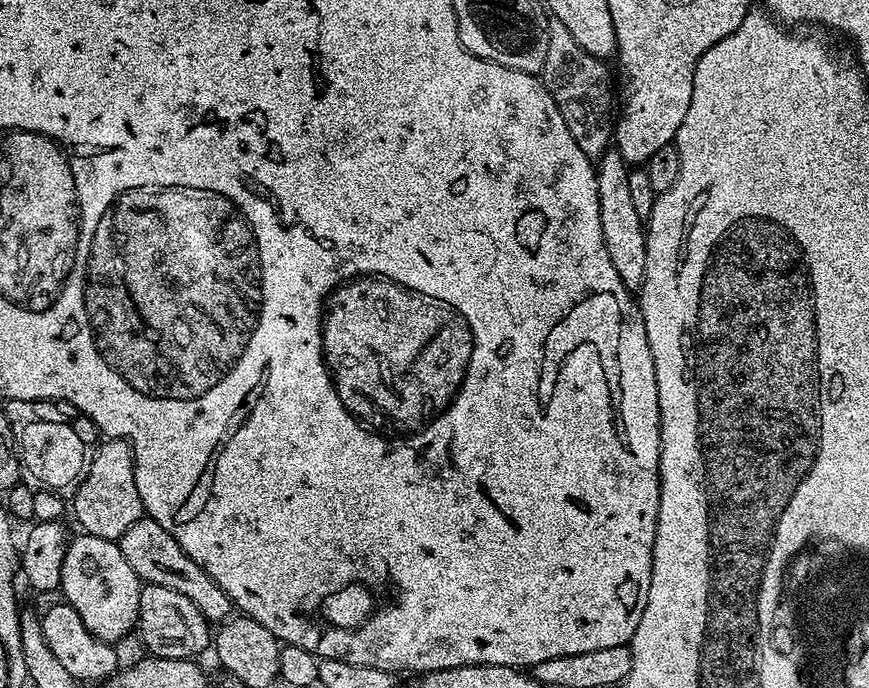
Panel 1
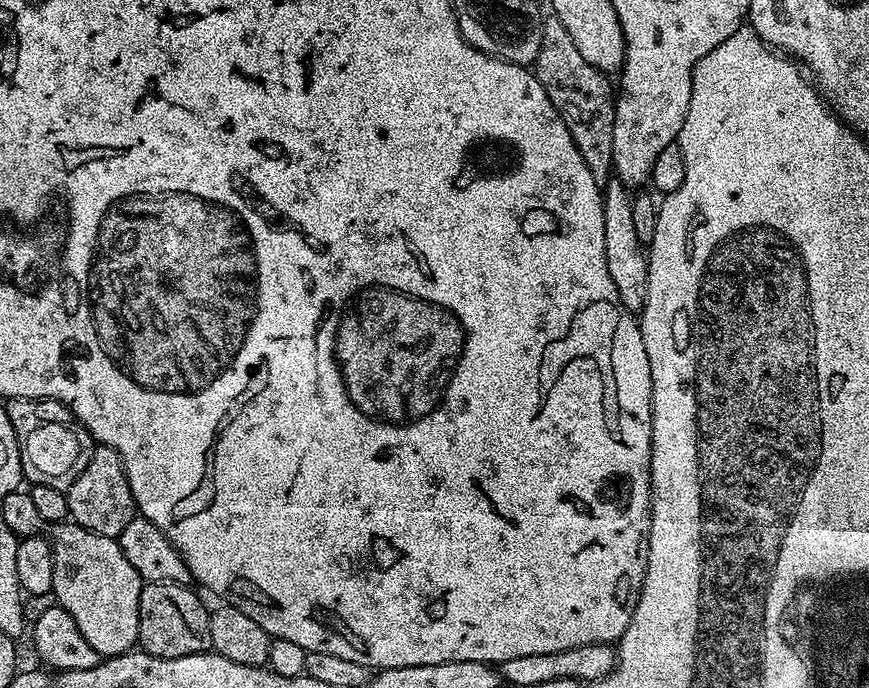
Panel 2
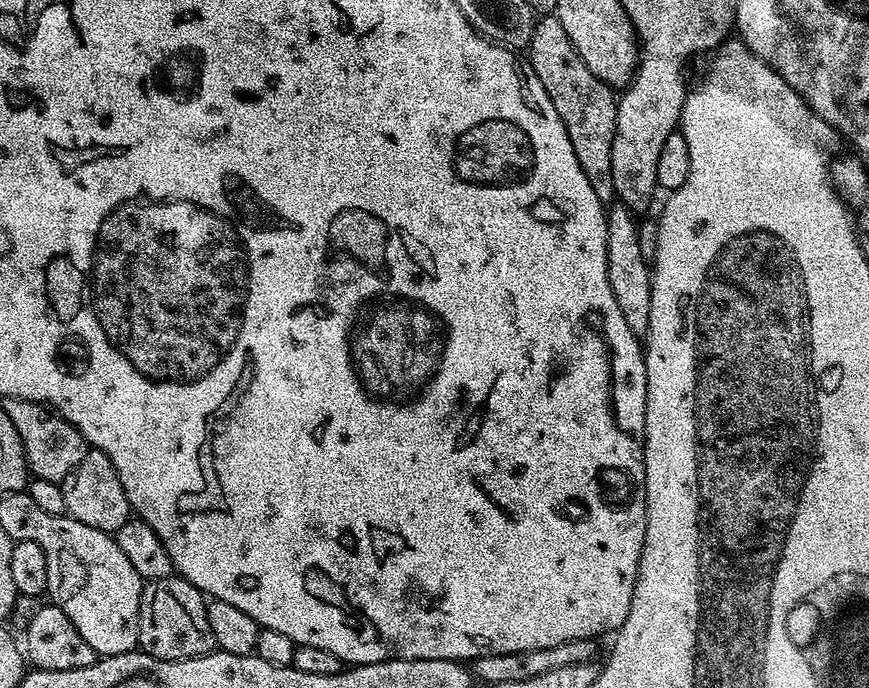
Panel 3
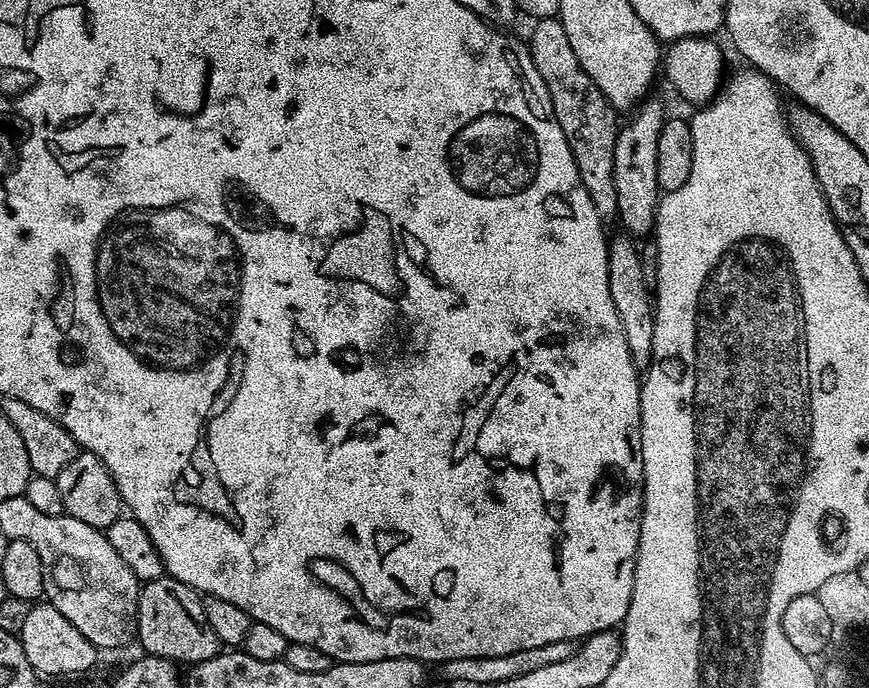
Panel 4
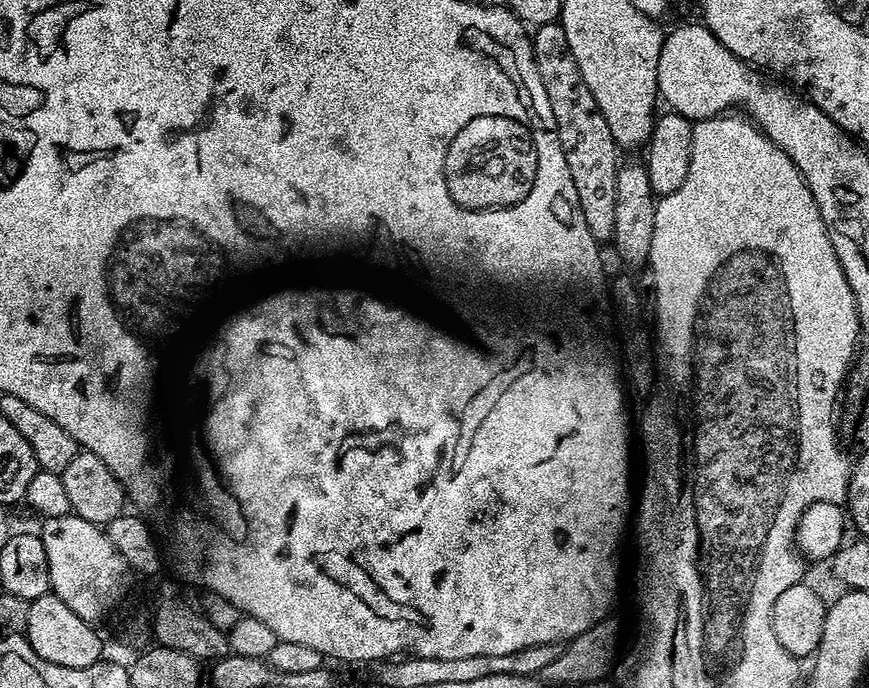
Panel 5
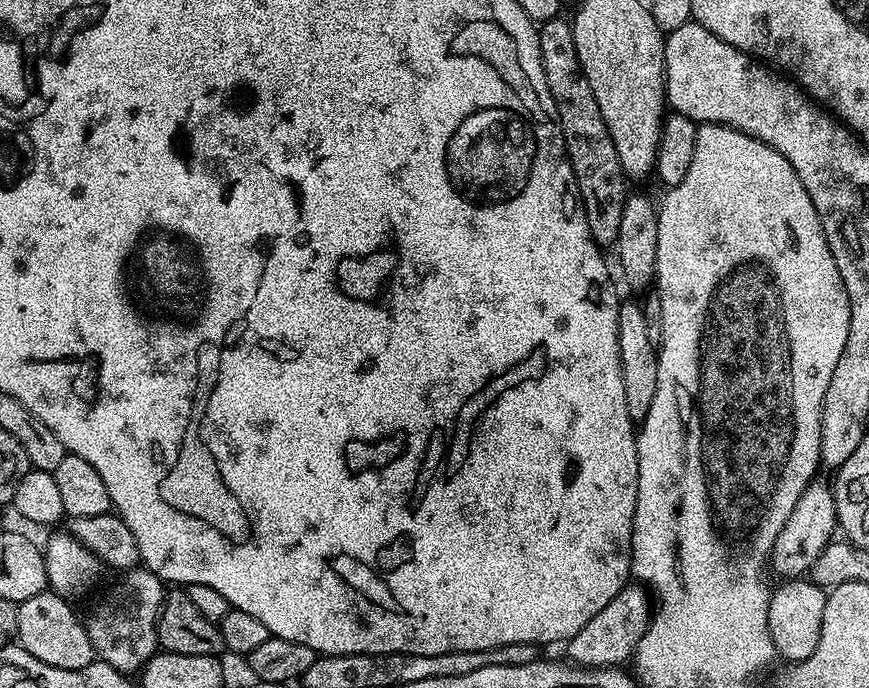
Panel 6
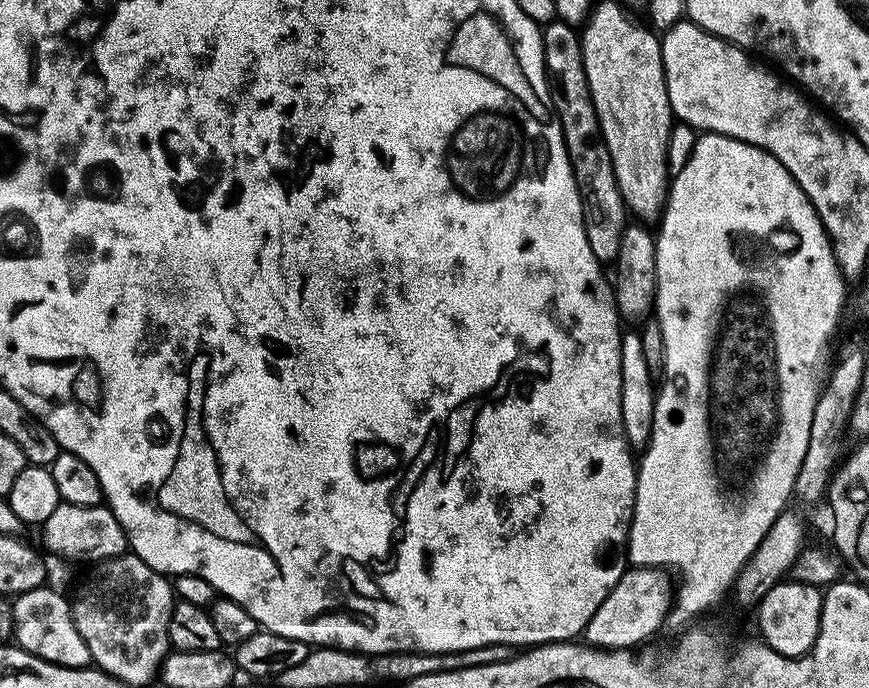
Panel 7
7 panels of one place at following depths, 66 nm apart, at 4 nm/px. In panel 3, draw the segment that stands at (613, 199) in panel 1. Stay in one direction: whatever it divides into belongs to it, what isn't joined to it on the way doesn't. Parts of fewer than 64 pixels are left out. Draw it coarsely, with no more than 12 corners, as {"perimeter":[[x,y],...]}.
{"perimeter":[[607,213],[606,274],[626,326],[650,326],[652,268],[638,246],[638,220]]}

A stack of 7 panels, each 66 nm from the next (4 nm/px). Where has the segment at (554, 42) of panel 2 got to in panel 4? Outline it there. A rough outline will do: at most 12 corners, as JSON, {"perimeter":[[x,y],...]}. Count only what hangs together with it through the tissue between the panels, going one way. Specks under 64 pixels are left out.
{"perimeter":[[560,19],[526,43],[582,186],[616,216],[617,109],[582,70]]}

